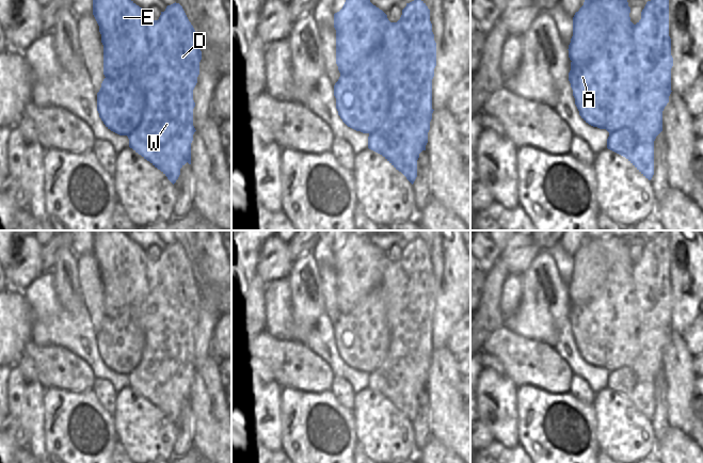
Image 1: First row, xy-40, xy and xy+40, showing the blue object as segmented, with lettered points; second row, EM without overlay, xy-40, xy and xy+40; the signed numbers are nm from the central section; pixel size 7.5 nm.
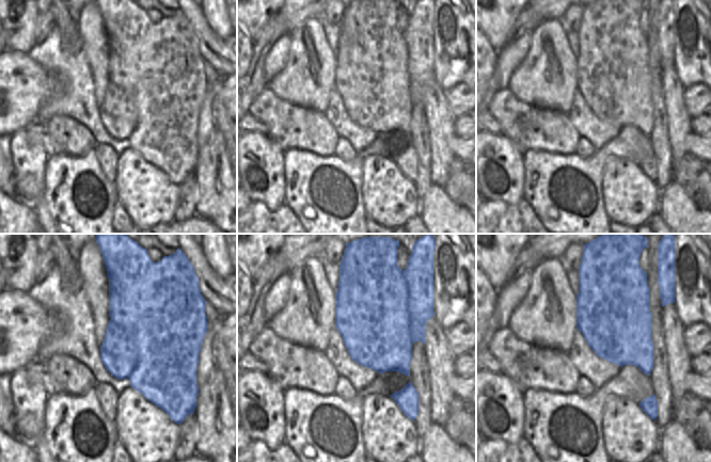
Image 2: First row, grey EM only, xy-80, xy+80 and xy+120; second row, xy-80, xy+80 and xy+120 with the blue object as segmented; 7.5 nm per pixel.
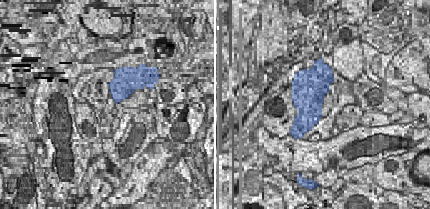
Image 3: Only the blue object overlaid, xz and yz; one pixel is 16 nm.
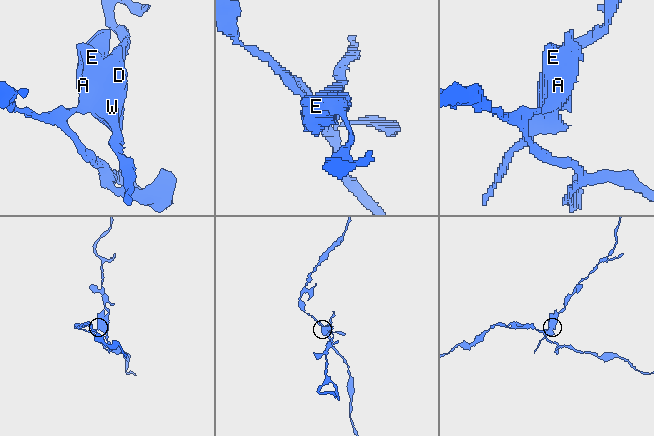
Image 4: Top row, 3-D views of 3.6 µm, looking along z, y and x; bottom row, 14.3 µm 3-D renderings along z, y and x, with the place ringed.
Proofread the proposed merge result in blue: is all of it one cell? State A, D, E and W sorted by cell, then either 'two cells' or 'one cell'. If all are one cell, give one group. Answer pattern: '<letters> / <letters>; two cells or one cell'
A / D E W; two cells

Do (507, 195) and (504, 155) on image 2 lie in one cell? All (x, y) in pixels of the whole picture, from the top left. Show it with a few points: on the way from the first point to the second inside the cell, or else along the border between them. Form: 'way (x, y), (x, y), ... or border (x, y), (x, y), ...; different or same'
way (515, 186), (517, 181), (508, 173), (506, 164); same

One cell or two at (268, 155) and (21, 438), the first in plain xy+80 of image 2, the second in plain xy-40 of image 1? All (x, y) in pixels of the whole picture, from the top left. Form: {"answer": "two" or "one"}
{"answer": "two"}

